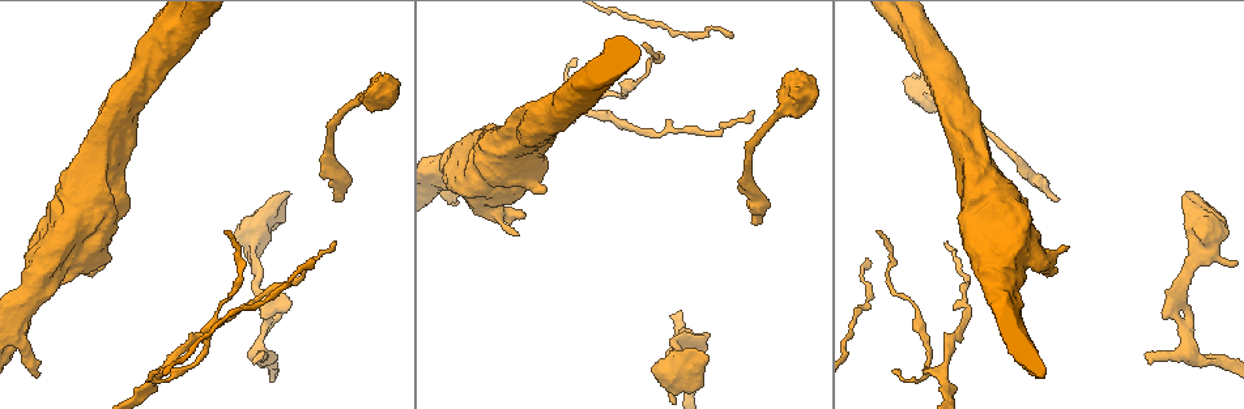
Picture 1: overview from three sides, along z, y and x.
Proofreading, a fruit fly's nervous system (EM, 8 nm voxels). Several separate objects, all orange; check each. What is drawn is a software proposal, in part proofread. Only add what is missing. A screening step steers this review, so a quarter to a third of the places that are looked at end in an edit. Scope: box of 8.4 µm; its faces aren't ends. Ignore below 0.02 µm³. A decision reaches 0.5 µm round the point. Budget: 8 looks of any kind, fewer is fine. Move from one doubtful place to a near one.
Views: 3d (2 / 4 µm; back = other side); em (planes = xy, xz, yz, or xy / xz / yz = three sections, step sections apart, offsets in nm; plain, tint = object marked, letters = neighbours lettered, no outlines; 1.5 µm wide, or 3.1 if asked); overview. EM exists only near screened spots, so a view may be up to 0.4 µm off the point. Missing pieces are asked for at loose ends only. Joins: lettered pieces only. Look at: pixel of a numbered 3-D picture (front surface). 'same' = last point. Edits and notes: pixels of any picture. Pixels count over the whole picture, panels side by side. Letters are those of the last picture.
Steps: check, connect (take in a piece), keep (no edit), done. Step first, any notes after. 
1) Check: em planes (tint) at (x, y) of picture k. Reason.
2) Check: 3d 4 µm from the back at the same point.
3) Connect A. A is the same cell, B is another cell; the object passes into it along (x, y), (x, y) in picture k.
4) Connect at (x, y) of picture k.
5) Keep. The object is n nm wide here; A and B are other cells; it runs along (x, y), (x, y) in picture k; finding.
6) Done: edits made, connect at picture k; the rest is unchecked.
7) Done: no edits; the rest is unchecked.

Check: em planes (letters) at (877, 230) of picture 1. Tapers out.

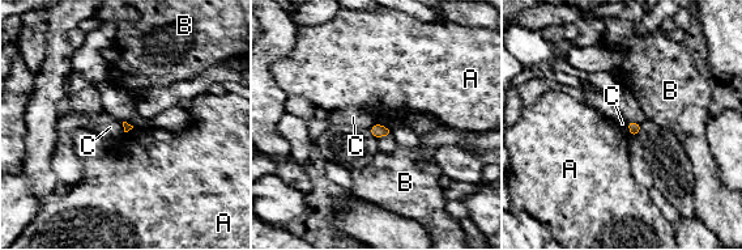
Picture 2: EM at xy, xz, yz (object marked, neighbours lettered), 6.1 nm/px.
Keep. A, B and C are other cells; a border runs along (626, 122), (627, 130), (631, 134) in picture 2; no lettered piece goes on from it.

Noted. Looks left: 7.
Check: 3d 2 µm from the back at (1067, 247) of picture 1. Branch stops here.

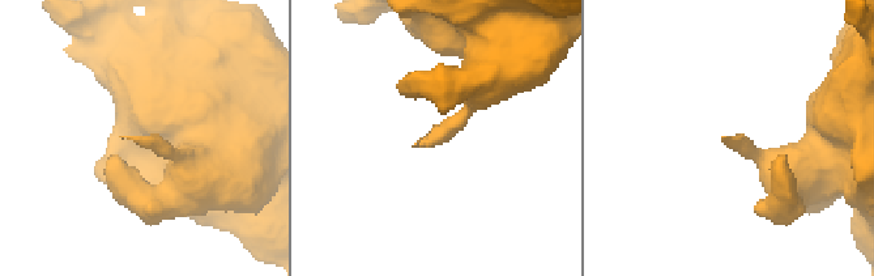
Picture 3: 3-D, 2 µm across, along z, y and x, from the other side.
Check: em planes (letters) at (413, 145) of picture 3.

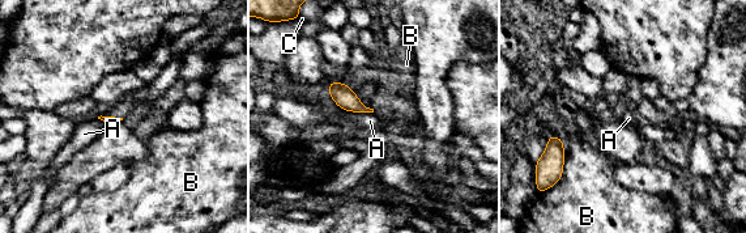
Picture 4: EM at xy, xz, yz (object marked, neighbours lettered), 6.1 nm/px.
Keep. A, B and C are other cells; a border runs along (344, 109), (372, 113) in picture 4; none of them fits.

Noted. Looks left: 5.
Check: em yz step 4 (plain) at (37, 376) of picture 1. Free end.

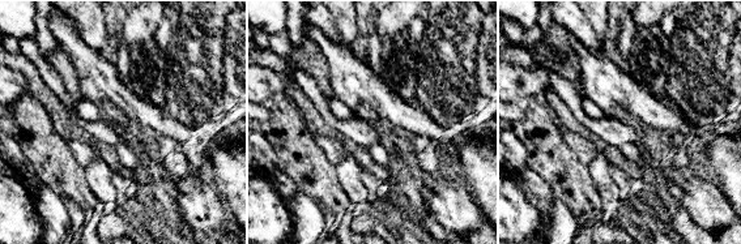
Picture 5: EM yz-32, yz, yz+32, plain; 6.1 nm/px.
Check: em yz step 4 (tint) at the same point. Where the object lies.

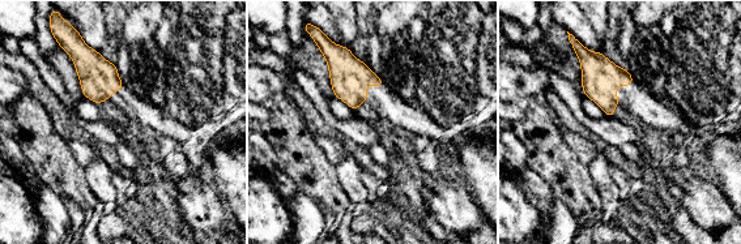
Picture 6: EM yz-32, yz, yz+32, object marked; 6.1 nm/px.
Check: em yz step 4 (letters) at the same point.

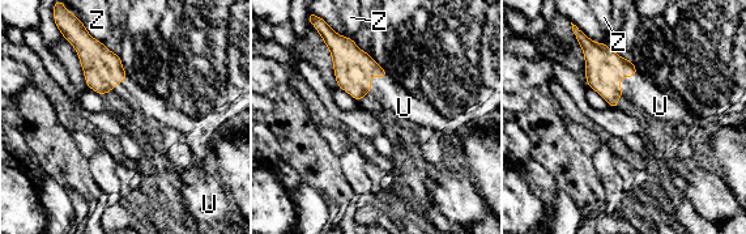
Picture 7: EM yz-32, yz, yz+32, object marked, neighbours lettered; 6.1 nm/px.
Connect U. The longest contact is with Z, 90 nm; U is the same cell, Z is another cell; the cell continues.

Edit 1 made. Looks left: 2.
Done: edits made, connect at picture 7; the rest is unchecked.

